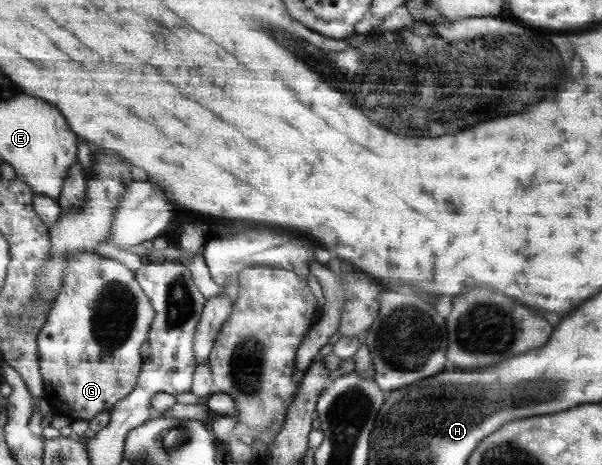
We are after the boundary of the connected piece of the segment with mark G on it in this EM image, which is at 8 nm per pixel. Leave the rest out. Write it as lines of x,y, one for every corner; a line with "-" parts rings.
76,252
66,268
66,276
62,282
58,298
50,308
47,315
47,322
42,331
38,334
39,356
41,360
40,368
44,380
46,381
46,398
45,400
51,406
53,412
59,416
66,416
70,420
90,421
100,412
112,412
115,405
129,396
138,386
138,380
143,369
143,344
150,340
150,332
154,326
156,317
156,308
151,302
150,296
144,291
138,281
137,271
127,268
120,260
103,256
97,252

